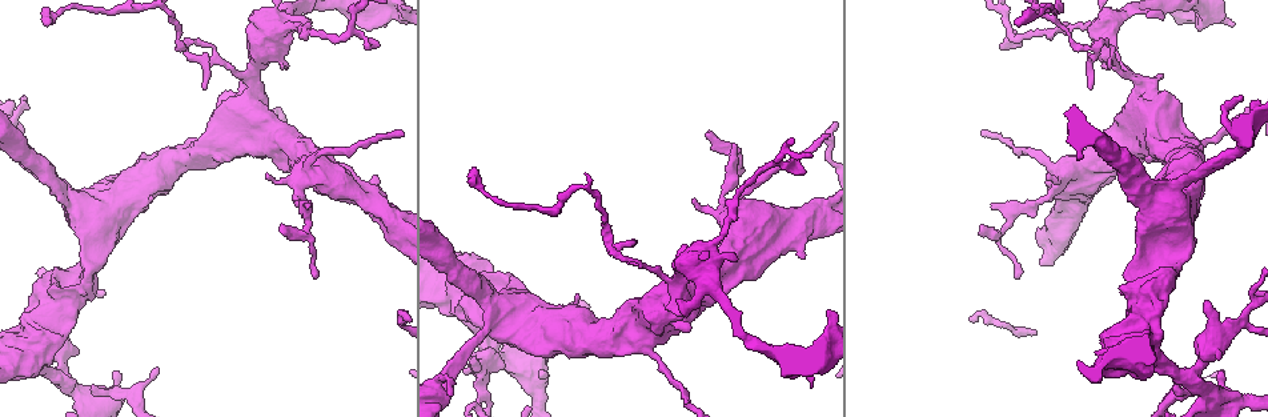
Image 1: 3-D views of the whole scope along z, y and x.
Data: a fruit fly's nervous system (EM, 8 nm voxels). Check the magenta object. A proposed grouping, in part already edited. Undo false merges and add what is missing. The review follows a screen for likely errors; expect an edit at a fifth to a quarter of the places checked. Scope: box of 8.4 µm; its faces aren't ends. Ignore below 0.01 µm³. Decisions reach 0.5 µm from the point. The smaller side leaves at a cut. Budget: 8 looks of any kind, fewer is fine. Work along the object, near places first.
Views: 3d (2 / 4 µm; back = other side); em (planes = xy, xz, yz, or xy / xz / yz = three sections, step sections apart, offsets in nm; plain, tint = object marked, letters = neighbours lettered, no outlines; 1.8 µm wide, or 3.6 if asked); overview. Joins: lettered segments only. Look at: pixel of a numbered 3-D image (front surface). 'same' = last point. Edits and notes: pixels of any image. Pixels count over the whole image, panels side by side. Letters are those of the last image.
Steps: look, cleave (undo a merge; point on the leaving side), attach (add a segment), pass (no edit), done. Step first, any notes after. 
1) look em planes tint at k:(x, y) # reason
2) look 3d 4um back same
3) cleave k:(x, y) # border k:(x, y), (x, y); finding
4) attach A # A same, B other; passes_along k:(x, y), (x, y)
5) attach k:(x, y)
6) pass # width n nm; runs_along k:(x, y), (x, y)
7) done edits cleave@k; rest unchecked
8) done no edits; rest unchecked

look em planes letters at 1:(1105, 34) # three-way junction

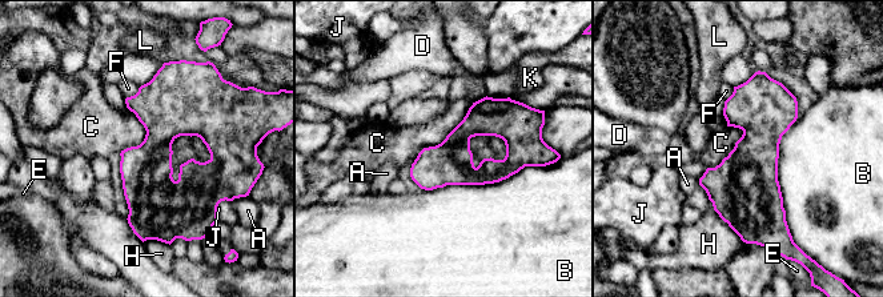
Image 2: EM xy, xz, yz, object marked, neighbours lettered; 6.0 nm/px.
pass # A other, B other, C other, D other, E other, F other, H other, J other, K other, L other; continuous, no second neuron

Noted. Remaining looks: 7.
look 3d 4um at 1:(248, 111) # sudden change in width

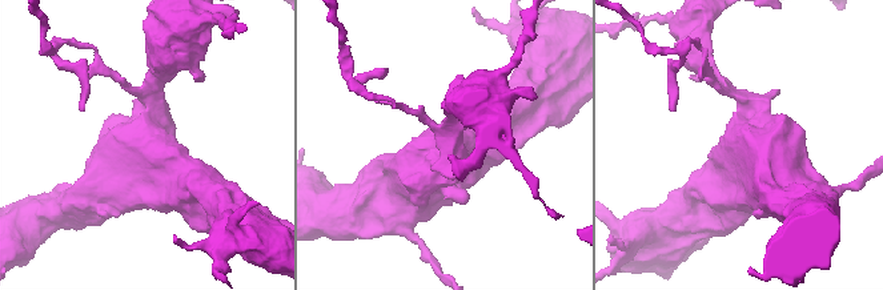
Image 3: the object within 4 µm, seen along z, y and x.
look em 3.6um planes tint at 3:(141, 143)

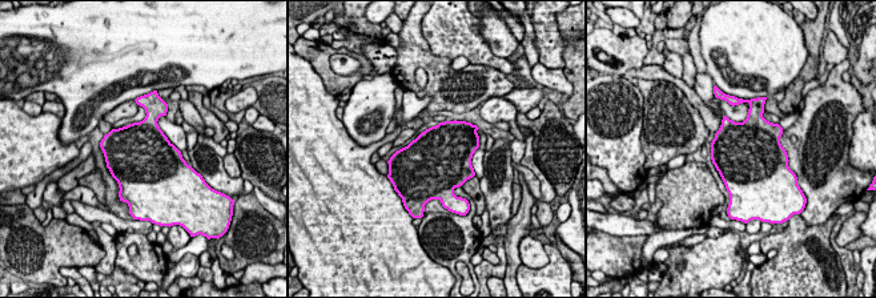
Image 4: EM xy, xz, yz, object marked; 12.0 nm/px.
look em 3.6um planes letters same # see the neighbours

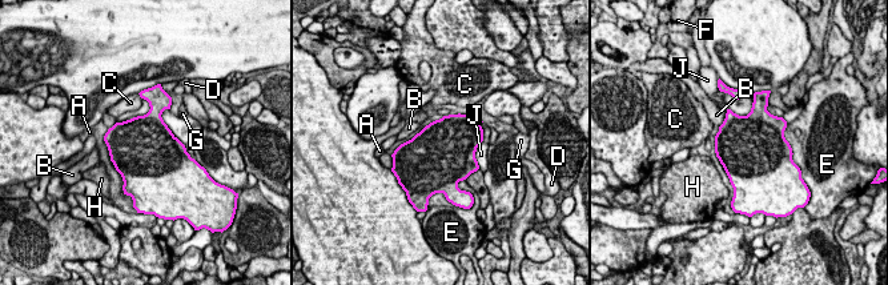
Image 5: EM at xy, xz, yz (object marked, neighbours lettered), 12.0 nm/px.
pass # A other, B other, C other, D other, E other, F other, G other, H other, J other; continuous, no second neuron

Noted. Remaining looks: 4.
look em planes letters at 1:(452, 395) # tapers out

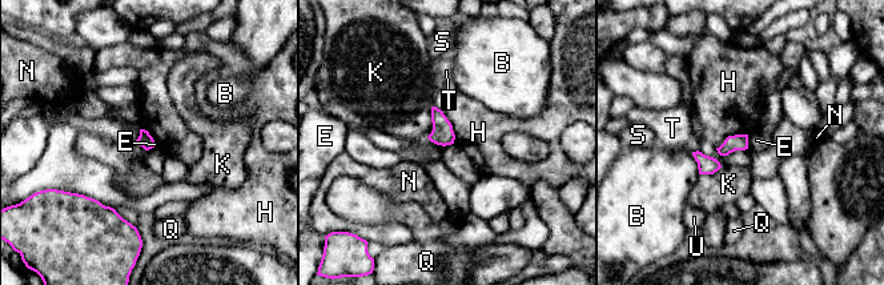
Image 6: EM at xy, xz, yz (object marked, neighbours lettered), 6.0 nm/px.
pass # B other, E other, H other, K other, N other, Q other, S other, T other, U other; border 6:(747, 135), (748, 148); none of them fits

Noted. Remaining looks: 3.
look em yz step 8 tint at 1:(1212, 396) # calibre changes

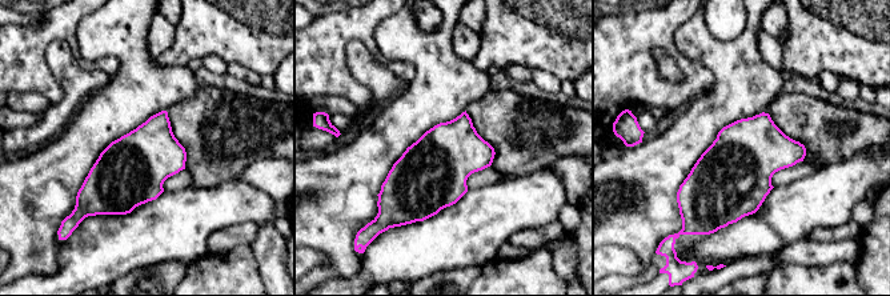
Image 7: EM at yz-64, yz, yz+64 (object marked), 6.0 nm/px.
look em yz step 8 letters same # what lies round it

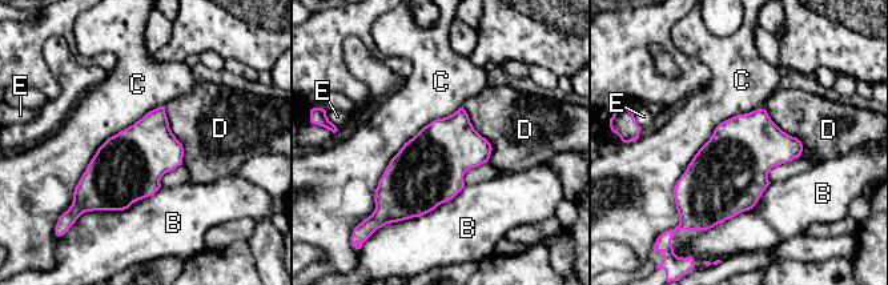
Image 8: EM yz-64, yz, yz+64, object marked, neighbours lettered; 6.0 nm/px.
pass # B other, C other, D other, E other; one neuron here

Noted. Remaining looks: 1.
done no edits; rest unchecked

